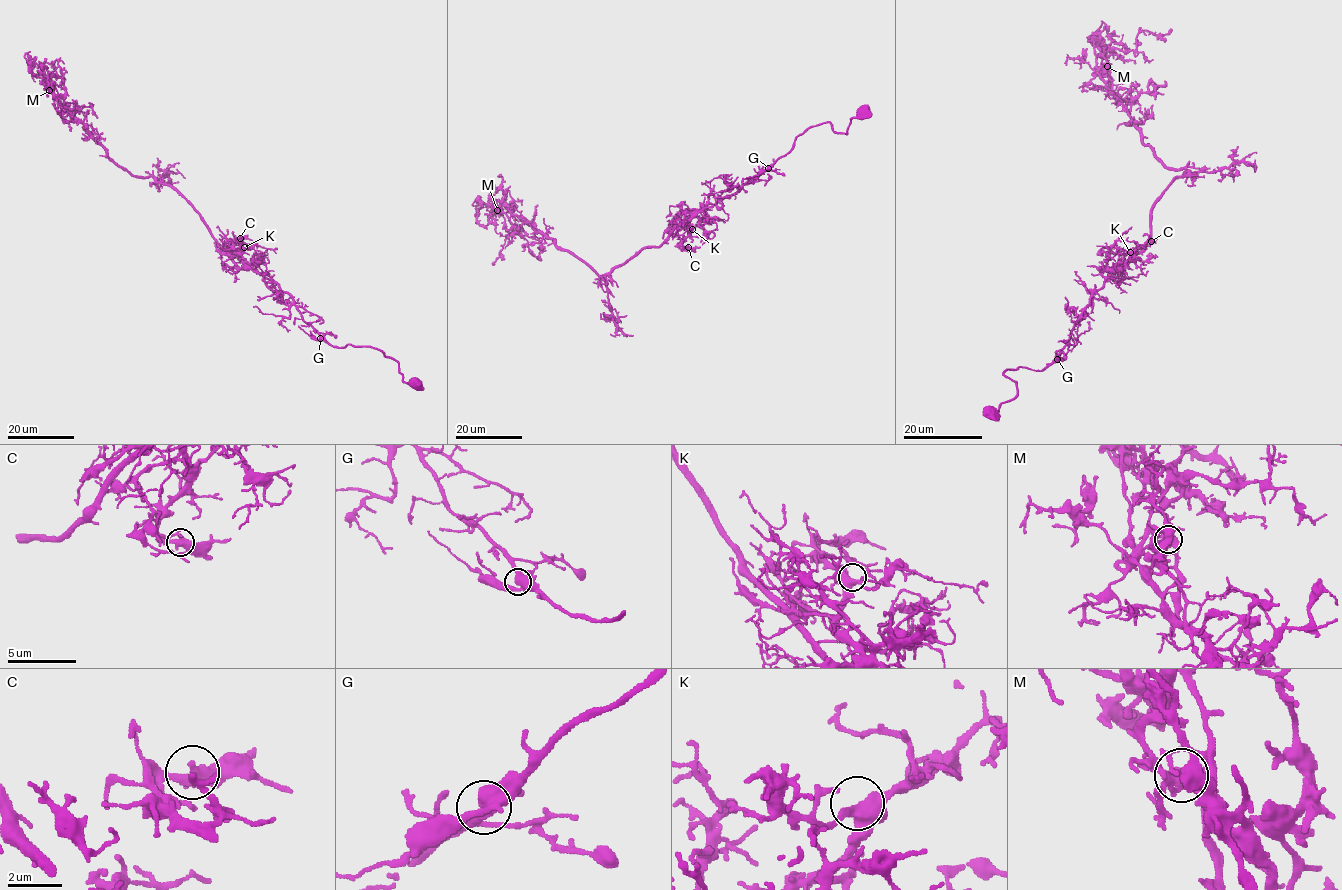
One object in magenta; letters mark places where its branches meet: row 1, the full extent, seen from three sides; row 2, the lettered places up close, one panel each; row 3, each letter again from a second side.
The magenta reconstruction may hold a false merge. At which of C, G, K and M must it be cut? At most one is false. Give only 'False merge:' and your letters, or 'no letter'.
False merge: M

